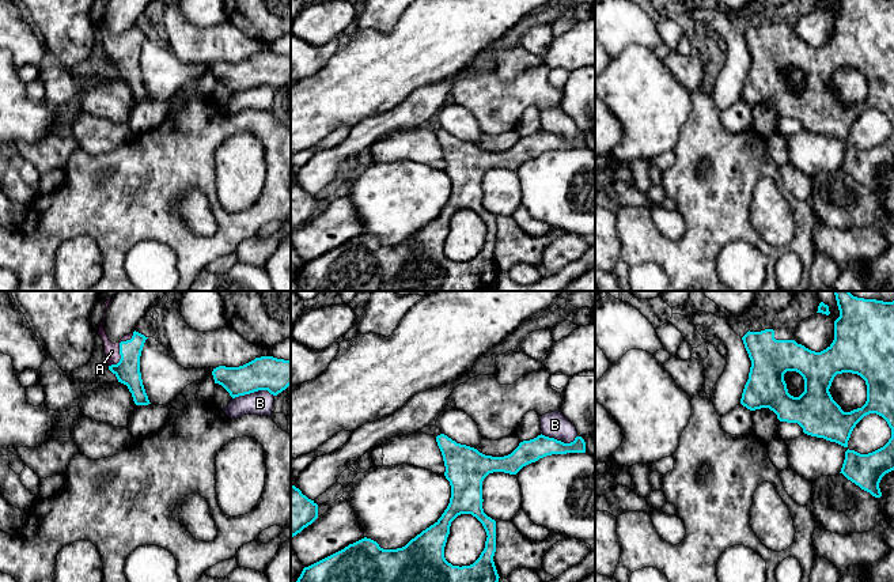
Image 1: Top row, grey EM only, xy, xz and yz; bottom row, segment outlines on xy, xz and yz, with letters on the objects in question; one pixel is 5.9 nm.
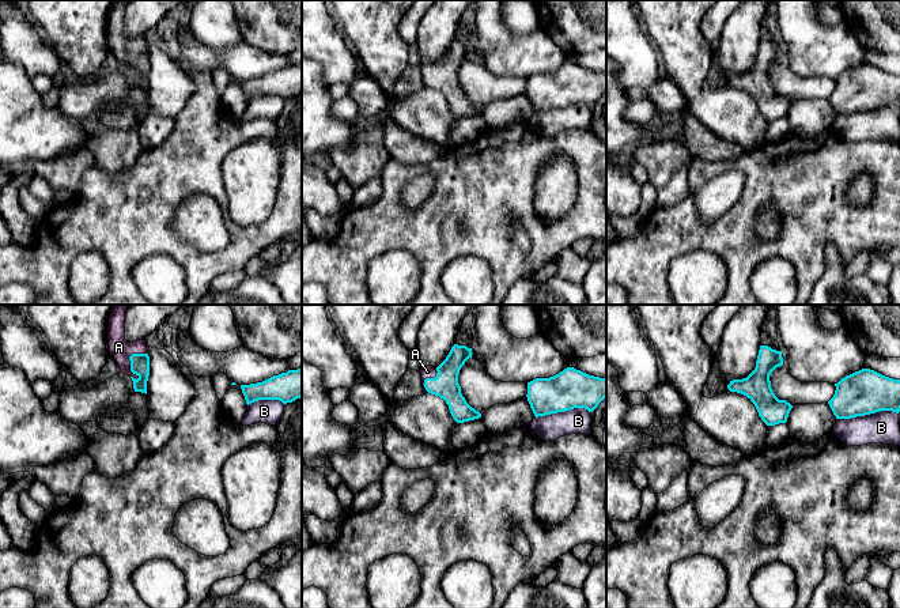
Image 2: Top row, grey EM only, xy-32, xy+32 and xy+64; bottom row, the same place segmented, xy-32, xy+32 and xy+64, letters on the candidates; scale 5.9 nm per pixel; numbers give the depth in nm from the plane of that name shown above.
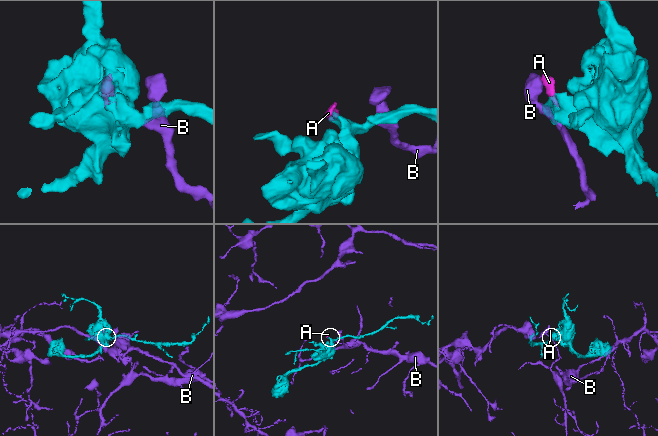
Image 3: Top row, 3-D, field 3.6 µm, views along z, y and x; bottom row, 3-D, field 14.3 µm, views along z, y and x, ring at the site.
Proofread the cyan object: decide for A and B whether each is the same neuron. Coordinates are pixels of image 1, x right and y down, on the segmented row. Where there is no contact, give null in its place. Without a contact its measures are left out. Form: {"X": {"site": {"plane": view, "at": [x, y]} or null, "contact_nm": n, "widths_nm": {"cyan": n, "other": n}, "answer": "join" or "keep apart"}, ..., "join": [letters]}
{"A": {"site": {"plane": "xy", "at": [120, 350]}, "contact_nm": 240, "widths_nm": {"cyan": 150, "other": 90}, "answer": "join"}, "B": {"site": {"plane": "xy", "at": [253, 392]}, "contact_nm": 240, "widths_nm": {"cyan": 200, "other": 150}, "answer": "keep apart"}, "join": ["A"]}

